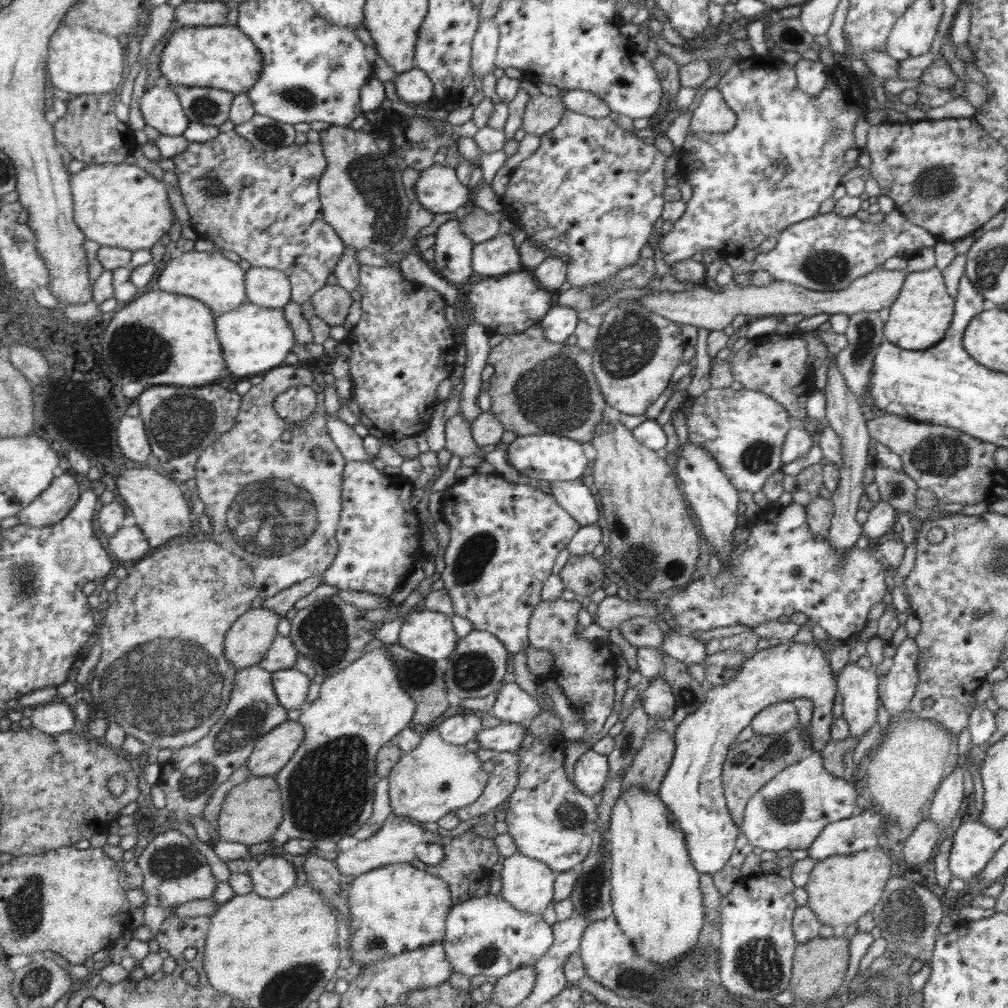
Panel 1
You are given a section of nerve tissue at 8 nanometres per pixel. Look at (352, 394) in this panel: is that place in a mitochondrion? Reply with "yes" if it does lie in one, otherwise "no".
no

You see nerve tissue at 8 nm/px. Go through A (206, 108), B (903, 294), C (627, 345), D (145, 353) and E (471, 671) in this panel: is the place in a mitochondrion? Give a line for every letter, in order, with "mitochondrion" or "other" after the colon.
A: mitochondrion
B: other
C: mitochondrion
D: mitochondrion
E: mitochondrion

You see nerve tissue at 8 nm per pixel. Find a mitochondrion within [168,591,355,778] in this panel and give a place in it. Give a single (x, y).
(324, 632)

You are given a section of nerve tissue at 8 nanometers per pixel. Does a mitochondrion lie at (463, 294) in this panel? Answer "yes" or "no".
no

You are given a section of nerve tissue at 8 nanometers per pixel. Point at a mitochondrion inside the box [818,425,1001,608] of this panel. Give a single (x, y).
(943, 456)

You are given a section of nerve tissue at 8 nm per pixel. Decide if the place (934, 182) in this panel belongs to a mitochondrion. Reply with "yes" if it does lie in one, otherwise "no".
yes

